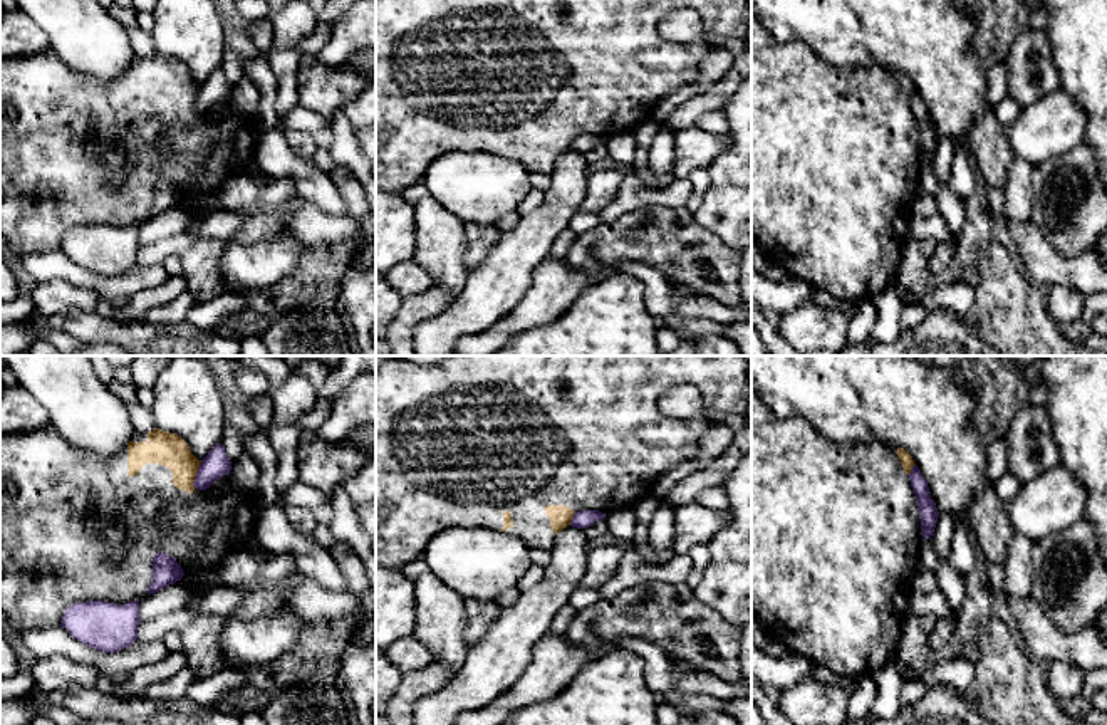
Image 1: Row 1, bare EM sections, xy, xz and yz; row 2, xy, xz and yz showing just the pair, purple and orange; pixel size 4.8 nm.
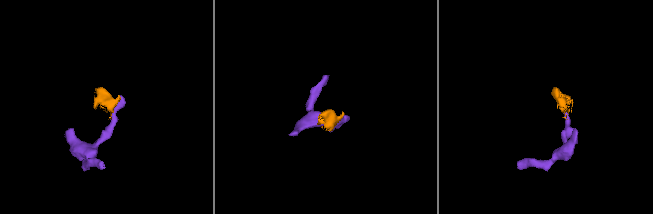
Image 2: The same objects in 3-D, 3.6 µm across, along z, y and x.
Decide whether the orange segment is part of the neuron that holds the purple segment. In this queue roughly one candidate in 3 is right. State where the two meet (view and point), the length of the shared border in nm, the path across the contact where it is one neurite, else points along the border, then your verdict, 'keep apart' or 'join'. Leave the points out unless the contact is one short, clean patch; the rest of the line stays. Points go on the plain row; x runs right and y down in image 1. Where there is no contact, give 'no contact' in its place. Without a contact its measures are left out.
xy (197, 98) | 140 nm | along xy (202, 84), (193, 111) | keep apart

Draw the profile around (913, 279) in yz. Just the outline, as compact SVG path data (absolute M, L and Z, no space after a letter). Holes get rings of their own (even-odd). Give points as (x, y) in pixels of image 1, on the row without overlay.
M909 237L904 243L902 262L897 272L896 289L909 302L924 302L933 290L933 275L929 274L929 257L922 252L922 242Z

